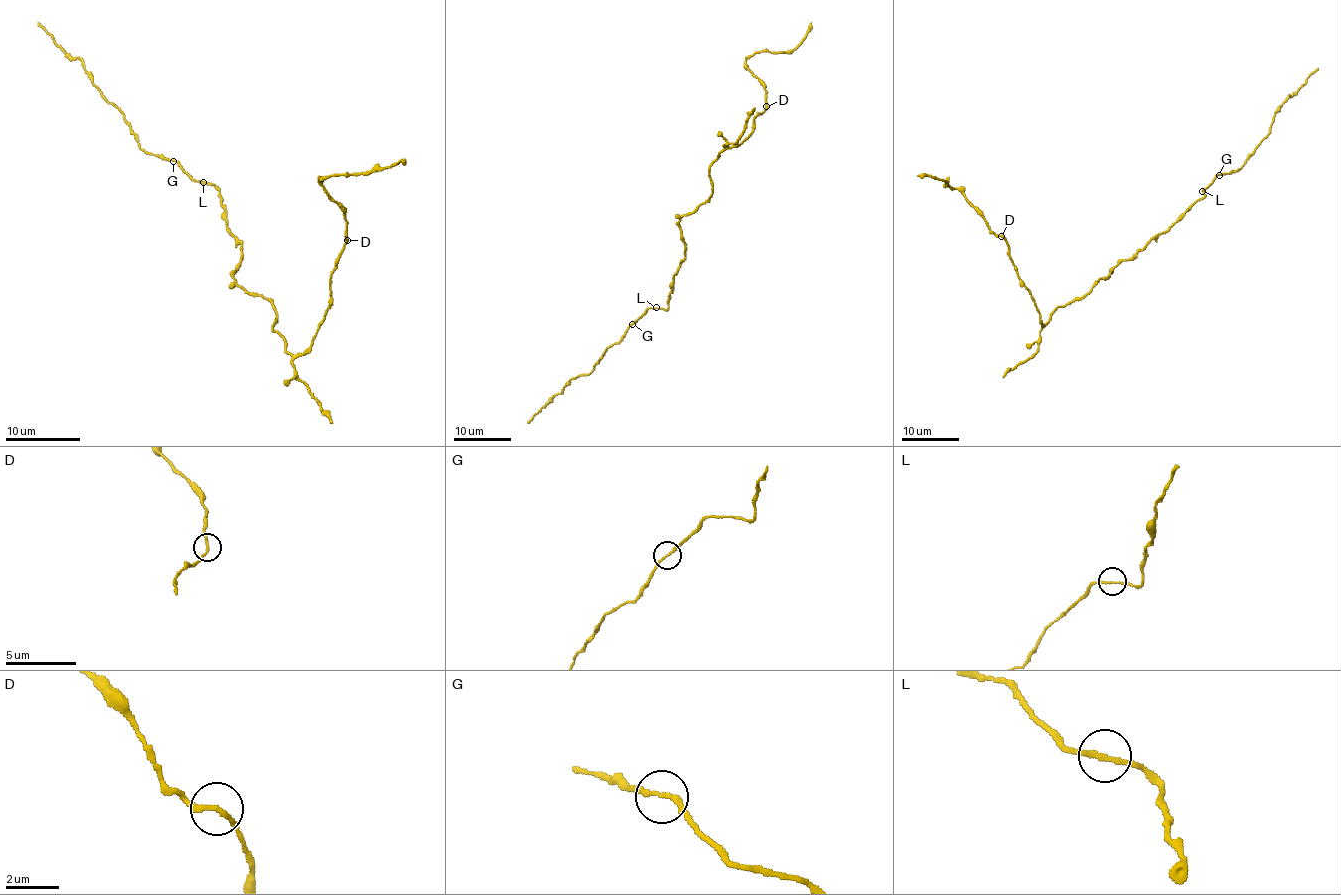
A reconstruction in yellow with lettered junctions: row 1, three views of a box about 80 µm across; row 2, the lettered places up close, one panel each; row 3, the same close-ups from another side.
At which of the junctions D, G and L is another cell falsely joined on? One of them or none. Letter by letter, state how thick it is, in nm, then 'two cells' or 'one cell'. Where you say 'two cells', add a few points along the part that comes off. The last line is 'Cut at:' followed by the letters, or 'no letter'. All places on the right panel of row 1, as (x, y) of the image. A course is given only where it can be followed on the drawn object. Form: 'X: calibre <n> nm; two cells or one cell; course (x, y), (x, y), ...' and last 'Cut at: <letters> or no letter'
D: calibre 170 nm; one cell
G: calibre 180 nm; one cell
L: calibre 170 nm; one cell
Cut at: no letter

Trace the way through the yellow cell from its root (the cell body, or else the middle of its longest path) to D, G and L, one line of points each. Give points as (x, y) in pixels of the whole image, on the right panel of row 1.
D: (1108, 277), (1083, 296), (1059, 306), (1042, 324), (1035, 300), (1019, 277), (1002, 235)
G: (1108, 277), (1121, 261), (1131, 260), (1151, 238), (1164, 233), (1201, 200), (1202, 191), (1218, 175)
L: (1108, 277), (1121, 261), (1131, 260), (1151, 238), (1164, 233), (1201, 200), (1202, 191)

